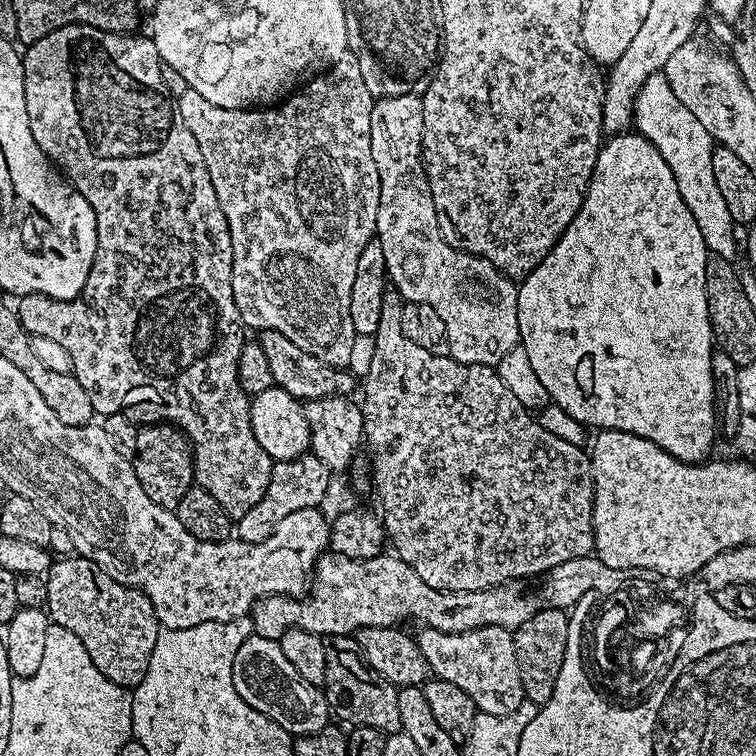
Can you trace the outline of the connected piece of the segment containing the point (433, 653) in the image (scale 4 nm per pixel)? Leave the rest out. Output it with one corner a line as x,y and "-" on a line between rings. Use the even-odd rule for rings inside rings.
486,626
464,633
444,633
421,627
419,631
415,633
415,638
426,658
429,673
435,679
454,682
454,686
466,690
466,694
474,698
479,711
501,716
518,710
518,706
525,703
522,677
518,675
518,654
509,629

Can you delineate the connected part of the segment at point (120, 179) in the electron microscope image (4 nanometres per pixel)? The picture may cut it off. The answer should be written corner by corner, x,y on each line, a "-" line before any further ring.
71,24
46,34
46,38
38,38
38,42
23,49
26,118
30,118
30,134
34,134
34,142
38,142
40,149
63,173
68,183
80,191
86,202
90,202
96,219
96,253
92,269
86,278
86,286
79,296
72,300
55,300
46,294
26,294
19,297
15,309
29,336
50,338
50,342
58,342
66,349
66,354
70,354
72,372
78,382
82,382
82,390
86,390
86,395
90,397
90,406
97,417
119,414
137,426
175,424
188,437
192,446
192,465
196,468
195,483
202,490
210,490
222,510
226,510
228,517
235,522
242,518
242,514
250,514
250,510
254,510
254,506
262,502
270,486
274,461
268,457
266,450
262,450
262,446
258,446
258,438
254,438
254,430
250,426
252,402
240,384
240,355
242,346
246,343
246,326
234,302
230,230
226,214
222,214
218,194
214,194
214,186
210,182
202,150
198,150
194,134
186,130
186,122
182,122
179,107
174,103
173,97
168,95
166,82
162,82
162,61
158,46
147,35
140,35
107,32
94,26

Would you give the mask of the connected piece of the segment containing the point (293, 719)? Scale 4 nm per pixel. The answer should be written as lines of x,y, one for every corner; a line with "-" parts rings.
255,634
248,636
242,646
238,646
238,654
234,654
234,690
247,704
254,706
266,718
278,722
282,730
291,732
293,737
310,736
321,732
330,724
328,700
317,685
306,682
290,662
286,662
286,654
282,654
279,643
267,640

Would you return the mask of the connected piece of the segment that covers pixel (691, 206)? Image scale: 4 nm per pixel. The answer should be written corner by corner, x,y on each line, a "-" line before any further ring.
663,72
650,74
650,78
642,82
642,90
636,95
634,128
659,150
662,158
666,158
666,166
670,166
670,174
674,174
674,182
678,182
678,194
682,194
682,202
686,202
690,214
694,214
694,222
698,222
698,230
702,230
709,253
735,261
737,229
718,191
718,182
714,182
713,138
706,126
674,98
674,90
670,90
670,82
666,82

